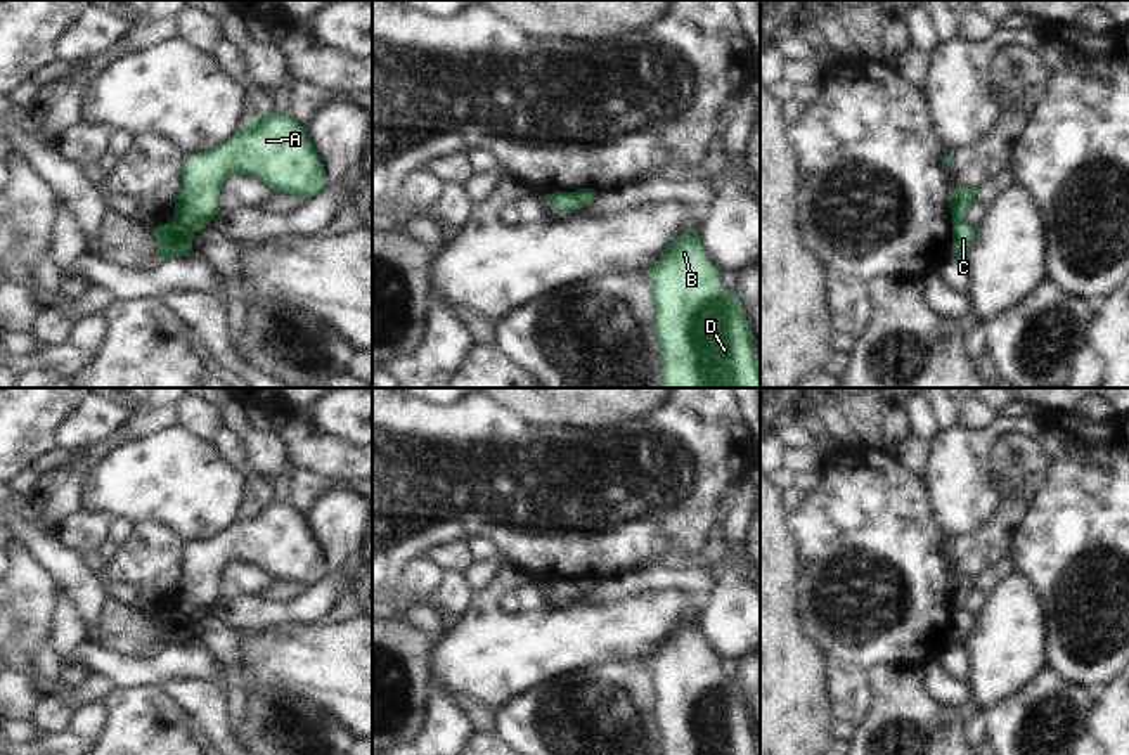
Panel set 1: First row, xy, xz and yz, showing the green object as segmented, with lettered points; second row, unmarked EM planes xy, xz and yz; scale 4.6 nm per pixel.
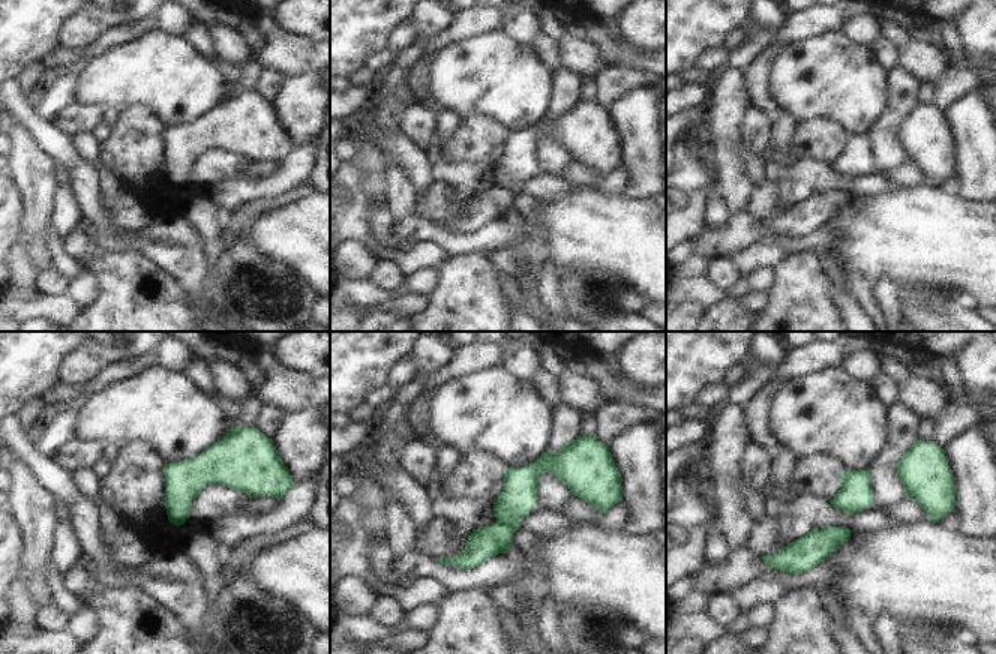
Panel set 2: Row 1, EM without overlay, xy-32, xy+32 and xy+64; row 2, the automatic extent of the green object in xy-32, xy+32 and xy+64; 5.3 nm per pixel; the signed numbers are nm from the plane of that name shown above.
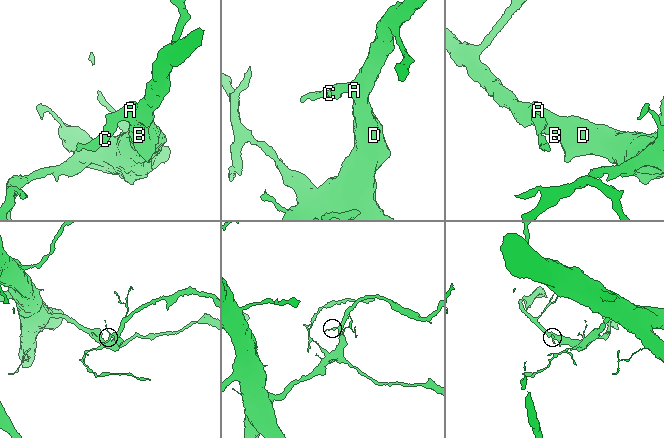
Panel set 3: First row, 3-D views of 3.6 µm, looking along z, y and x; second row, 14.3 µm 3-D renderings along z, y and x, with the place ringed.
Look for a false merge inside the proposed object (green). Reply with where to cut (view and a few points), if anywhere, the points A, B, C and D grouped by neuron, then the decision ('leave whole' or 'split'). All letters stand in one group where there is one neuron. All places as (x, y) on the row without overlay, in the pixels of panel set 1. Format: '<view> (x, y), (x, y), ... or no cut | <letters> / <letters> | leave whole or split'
xy (174, 605), (193, 620) | A B D / C | split

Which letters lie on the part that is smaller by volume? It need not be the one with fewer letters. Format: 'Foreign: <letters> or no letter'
Foreign: C

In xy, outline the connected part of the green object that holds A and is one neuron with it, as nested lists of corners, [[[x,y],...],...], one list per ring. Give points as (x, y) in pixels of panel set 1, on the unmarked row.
[[[289,502],[251,506],[215,537],[185,542],[182,577],[173,606],[192,620],[201,620],[218,601],[216,587],[230,563],[249,563],[274,580],[315,584],[326,571],[324,554],[306,523],[306,516]]]

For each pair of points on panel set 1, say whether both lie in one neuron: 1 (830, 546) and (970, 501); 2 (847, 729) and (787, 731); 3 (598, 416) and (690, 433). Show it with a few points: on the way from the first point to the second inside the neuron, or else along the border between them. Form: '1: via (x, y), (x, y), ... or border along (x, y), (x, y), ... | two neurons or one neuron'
1: border along (922, 478), (935, 523), (949, 535), (967, 535) | two neurons
2: border along (835, 719), (833, 736) | two neurons
3: border along (657, 407), (631, 419), (579, 426) | two neurons

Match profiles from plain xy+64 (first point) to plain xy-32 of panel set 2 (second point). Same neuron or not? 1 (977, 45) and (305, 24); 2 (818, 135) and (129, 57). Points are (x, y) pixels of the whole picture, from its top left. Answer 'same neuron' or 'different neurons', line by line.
1: same neuron
2: different neurons

